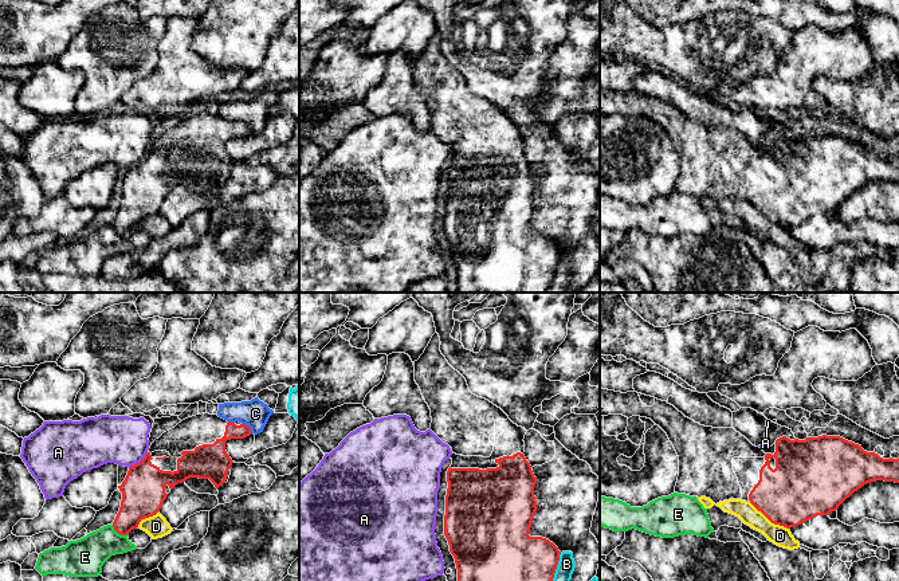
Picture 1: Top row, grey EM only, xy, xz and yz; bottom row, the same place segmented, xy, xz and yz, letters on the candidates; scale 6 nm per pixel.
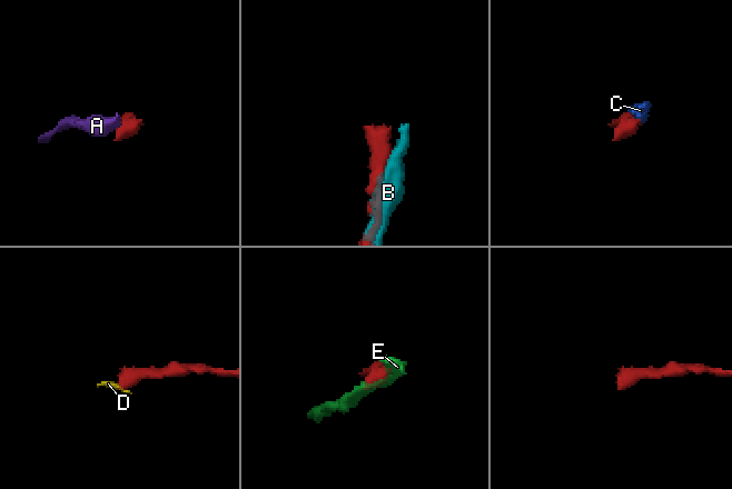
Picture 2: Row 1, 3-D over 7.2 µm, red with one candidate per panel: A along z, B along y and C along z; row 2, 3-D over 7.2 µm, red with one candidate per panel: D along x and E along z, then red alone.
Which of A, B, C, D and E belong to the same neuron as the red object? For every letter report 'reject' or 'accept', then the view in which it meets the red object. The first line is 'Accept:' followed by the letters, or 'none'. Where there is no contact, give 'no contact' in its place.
Accept: none
A: reject | xy
B: reject | xz
C: reject | xy
D: reject | yz
E: reject | xy

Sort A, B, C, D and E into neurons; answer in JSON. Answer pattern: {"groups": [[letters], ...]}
{"groups": [["A"], ["B"], ["C"], ["D"], ["E"]]}

